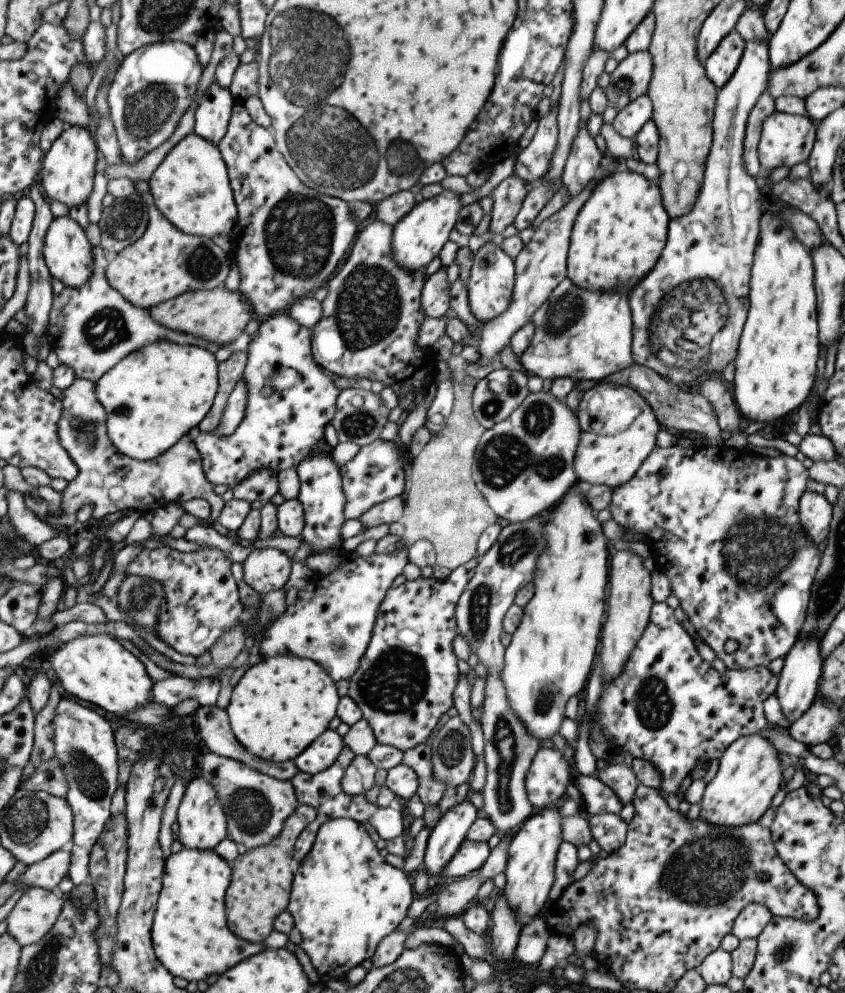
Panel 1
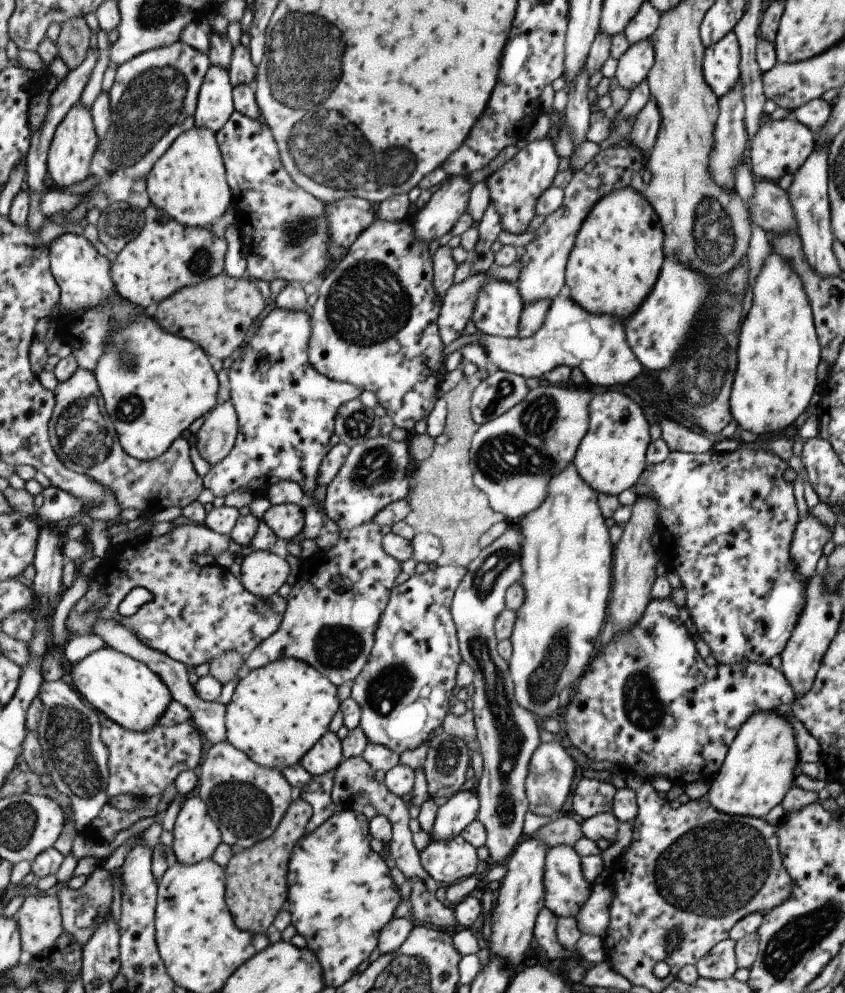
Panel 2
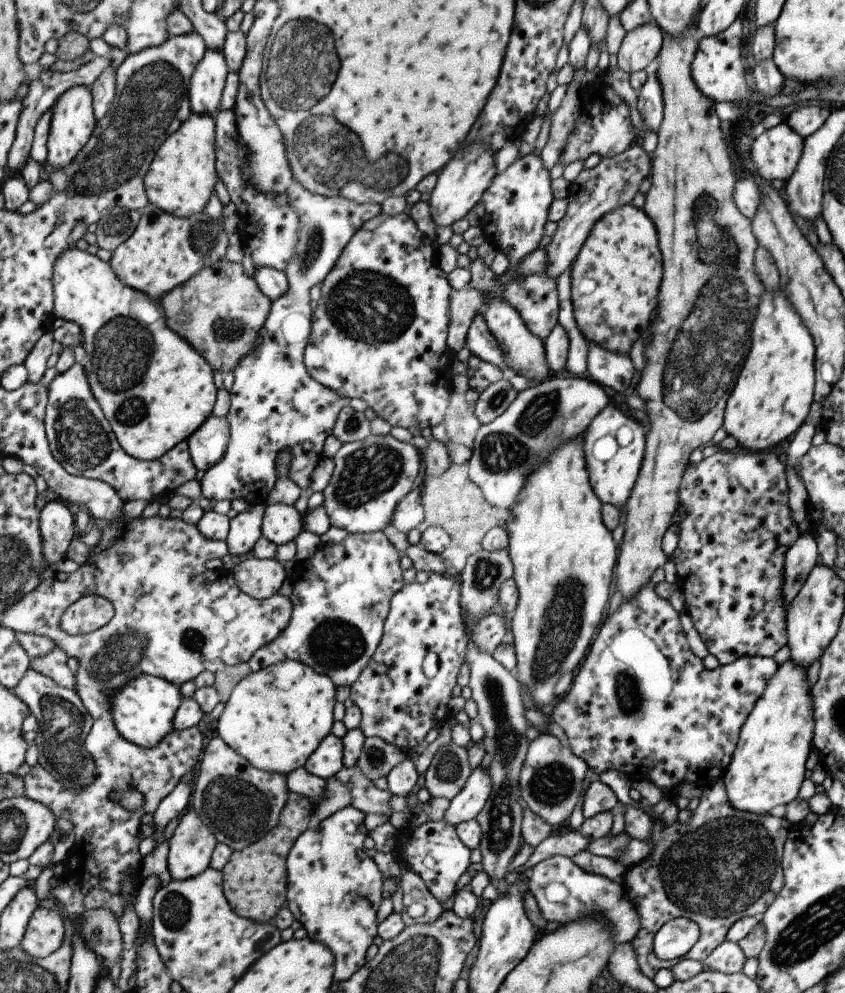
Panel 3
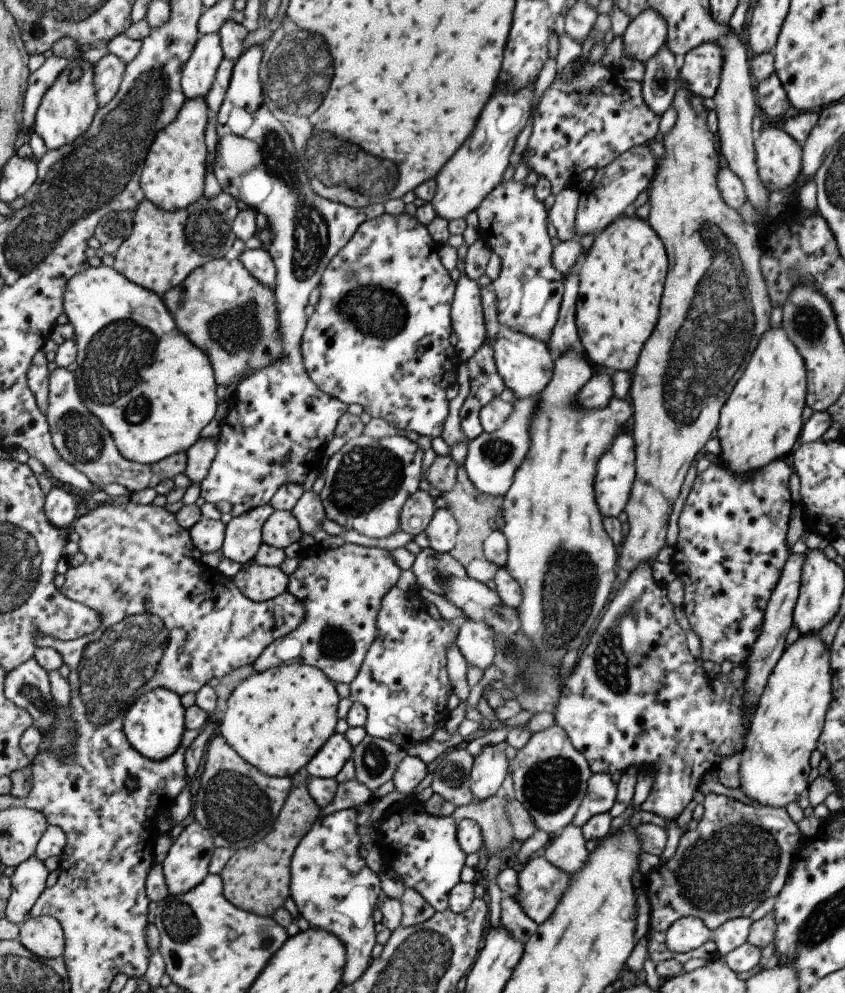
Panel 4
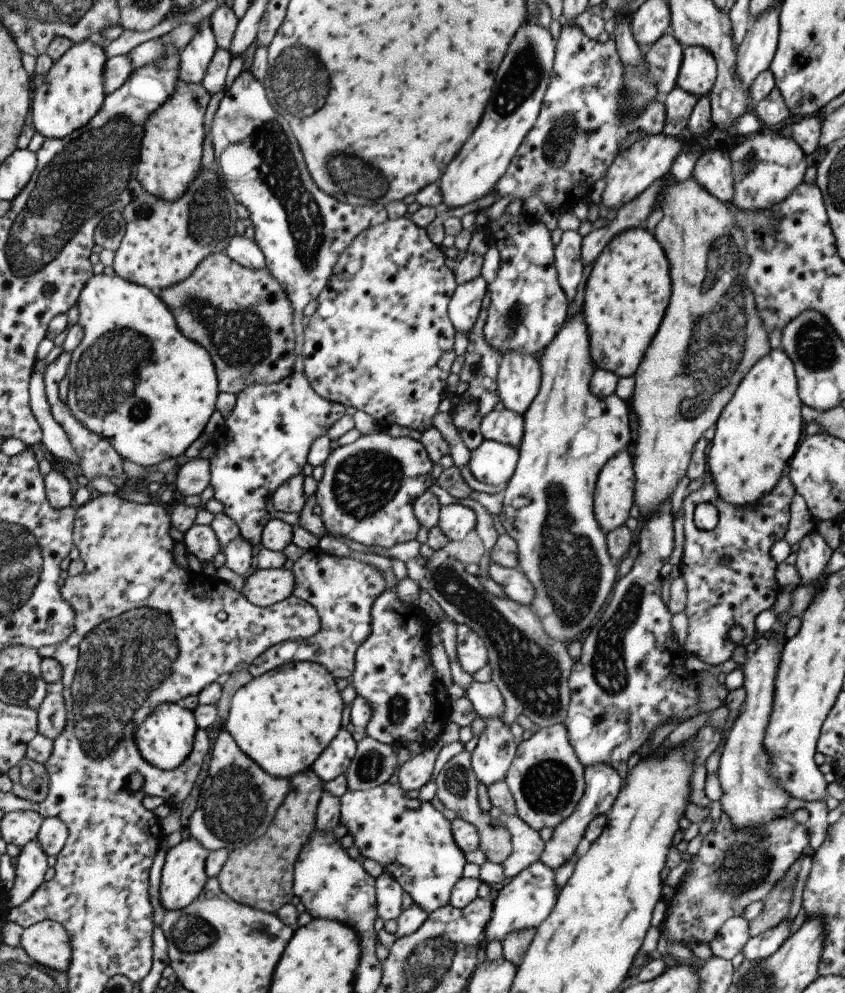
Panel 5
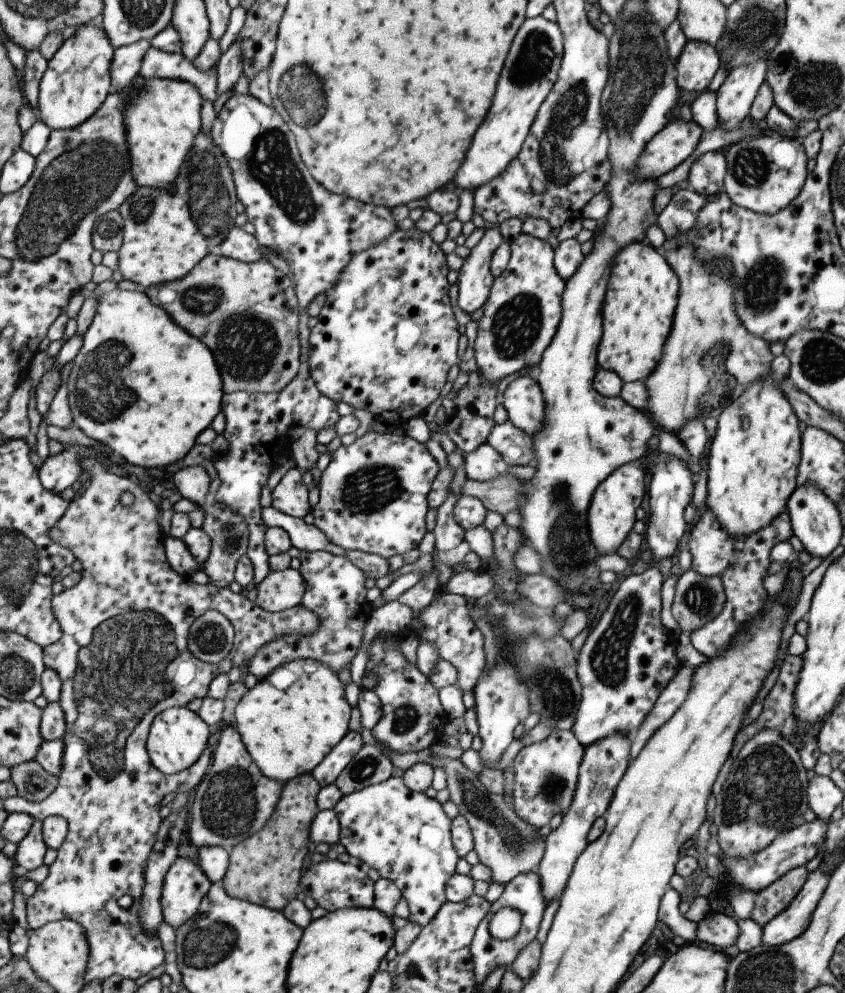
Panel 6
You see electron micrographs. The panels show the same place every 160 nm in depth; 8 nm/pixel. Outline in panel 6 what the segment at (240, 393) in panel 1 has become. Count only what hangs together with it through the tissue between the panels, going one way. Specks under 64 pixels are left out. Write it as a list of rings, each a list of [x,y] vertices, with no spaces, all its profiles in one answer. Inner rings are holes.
[[[201,466],[187,467],[174,474],[175,491],[192,500],[195,504],[203,506],[209,494],[211,478],[207,470]]]

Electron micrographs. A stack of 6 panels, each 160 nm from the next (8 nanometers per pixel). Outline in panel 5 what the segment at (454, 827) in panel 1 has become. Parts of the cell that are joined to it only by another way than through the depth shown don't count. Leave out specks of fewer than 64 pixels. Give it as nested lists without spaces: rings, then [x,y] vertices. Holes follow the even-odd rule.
[[[501,717],[483,720],[483,731],[470,752],[470,765],[476,780],[485,786],[501,780],[509,768],[517,742]]]

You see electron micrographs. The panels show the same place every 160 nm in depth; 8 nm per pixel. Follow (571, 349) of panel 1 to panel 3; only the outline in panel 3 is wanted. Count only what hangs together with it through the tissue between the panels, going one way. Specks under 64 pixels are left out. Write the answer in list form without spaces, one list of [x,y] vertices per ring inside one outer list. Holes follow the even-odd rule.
[[[481,311],[475,313],[475,316],[469,323],[469,328],[465,335],[464,347],[471,355],[475,355],[489,364],[494,364],[495,367],[506,373],[508,367],[504,363],[498,344],[487,328]],[[588,344],[586,357],[587,378],[605,388],[611,388],[617,394],[625,392],[633,378],[633,363],[629,357],[618,355],[600,346]]]

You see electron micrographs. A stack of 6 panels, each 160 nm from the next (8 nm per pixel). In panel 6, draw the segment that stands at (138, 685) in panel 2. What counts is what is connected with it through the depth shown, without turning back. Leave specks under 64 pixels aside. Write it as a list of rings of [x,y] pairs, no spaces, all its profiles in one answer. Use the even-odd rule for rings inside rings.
[[[171,707],[157,715],[153,721],[148,738],[148,751],[153,764],[166,775],[185,775],[194,766],[202,754],[207,751],[213,728],[203,720],[199,713],[187,707]]]

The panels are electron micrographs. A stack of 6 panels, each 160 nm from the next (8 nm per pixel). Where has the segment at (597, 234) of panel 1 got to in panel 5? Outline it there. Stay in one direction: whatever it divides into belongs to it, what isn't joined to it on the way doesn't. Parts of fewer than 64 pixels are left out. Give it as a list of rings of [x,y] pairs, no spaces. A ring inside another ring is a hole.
[[[637,227],[616,234],[603,247],[601,254],[592,262],[591,268],[586,280],[586,292],[581,312],[587,327],[592,362],[595,368],[605,368],[617,374],[619,378],[633,376],[633,372],[637,370],[643,358],[643,352],[657,332],[657,326],[669,302],[671,283],[665,254],[650,232]]]

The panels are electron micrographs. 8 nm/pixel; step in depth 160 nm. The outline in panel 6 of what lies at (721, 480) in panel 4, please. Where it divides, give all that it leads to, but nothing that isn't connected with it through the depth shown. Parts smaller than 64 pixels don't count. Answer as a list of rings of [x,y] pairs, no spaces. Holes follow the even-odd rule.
[[[708,509],[701,517],[696,516],[685,534],[682,547],[691,555],[691,569],[703,576],[719,576],[726,596],[724,609],[719,616],[689,634],[690,642],[699,654],[713,658],[715,654],[723,652],[729,646],[729,638],[733,634],[738,633],[743,625],[760,617],[762,606],[768,598],[762,582],[767,576],[767,566],[771,561],[769,550],[775,544],[787,541],[791,535],[790,518],[786,510],[779,513],[766,527],[745,538],[729,536],[718,526]]]

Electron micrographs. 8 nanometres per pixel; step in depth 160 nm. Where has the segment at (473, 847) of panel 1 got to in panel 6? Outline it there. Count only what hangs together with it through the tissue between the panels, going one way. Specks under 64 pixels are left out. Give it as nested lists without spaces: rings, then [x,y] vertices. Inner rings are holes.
[[[389,777],[351,794],[341,795],[333,809],[340,826],[339,847],[351,858],[355,858],[362,868],[373,868],[382,879],[390,880],[403,900],[407,901],[407,920],[420,927],[425,926],[446,901],[445,882],[454,873],[458,859],[451,842],[450,819],[443,813],[441,803],[435,798],[427,797],[423,792],[408,789],[401,777]]]

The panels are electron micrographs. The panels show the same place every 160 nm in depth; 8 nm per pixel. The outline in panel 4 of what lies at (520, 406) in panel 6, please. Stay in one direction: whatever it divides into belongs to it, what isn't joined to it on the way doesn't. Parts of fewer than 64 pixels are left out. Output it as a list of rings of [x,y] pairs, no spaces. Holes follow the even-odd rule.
[[[498,326],[491,332],[491,339],[495,368],[502,378],[505,388],[513,393],[515,401],[527,397],[537,397],[551,378],[552,356],[541,341],[530,336],[516,333],[510,328]]]

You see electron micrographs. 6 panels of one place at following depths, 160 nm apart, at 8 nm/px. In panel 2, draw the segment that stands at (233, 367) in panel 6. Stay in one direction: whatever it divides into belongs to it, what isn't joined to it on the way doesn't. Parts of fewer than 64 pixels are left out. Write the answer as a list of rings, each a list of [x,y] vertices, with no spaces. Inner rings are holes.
[[[221,274],[197,286],[187,286],[153,309],[153,318],[161,328],[199,344],[209,356],[230,359],[245,343],[247,329],[265,308],[259,290],[245,278]]]

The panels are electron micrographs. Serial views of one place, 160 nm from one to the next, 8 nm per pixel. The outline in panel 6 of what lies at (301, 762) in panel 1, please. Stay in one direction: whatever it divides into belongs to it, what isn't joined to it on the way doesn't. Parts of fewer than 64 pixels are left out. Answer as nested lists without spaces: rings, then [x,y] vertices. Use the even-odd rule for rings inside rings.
[[[347,731],[341,740],[315,766],[311,774],[320,787],[334,784],[351,757],[361,748],[363,741],[359,732]]]

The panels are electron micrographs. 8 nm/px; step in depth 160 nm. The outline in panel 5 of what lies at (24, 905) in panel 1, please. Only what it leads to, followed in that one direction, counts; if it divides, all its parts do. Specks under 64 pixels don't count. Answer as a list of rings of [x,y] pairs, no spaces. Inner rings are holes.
[[[47,919],[25,929],[22,947],[37,964],[51,971],[69,972],[74,960],[72,938],[63,924]]]

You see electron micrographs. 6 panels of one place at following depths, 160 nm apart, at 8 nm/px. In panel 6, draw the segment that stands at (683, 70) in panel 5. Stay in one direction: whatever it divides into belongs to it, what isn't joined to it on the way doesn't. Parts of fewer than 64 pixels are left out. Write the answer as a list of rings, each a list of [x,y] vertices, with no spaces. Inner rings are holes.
[[[687,41],[674,63],[677,86],[687,92],[705,90],[719,64],[713,45],[703,41]]]

